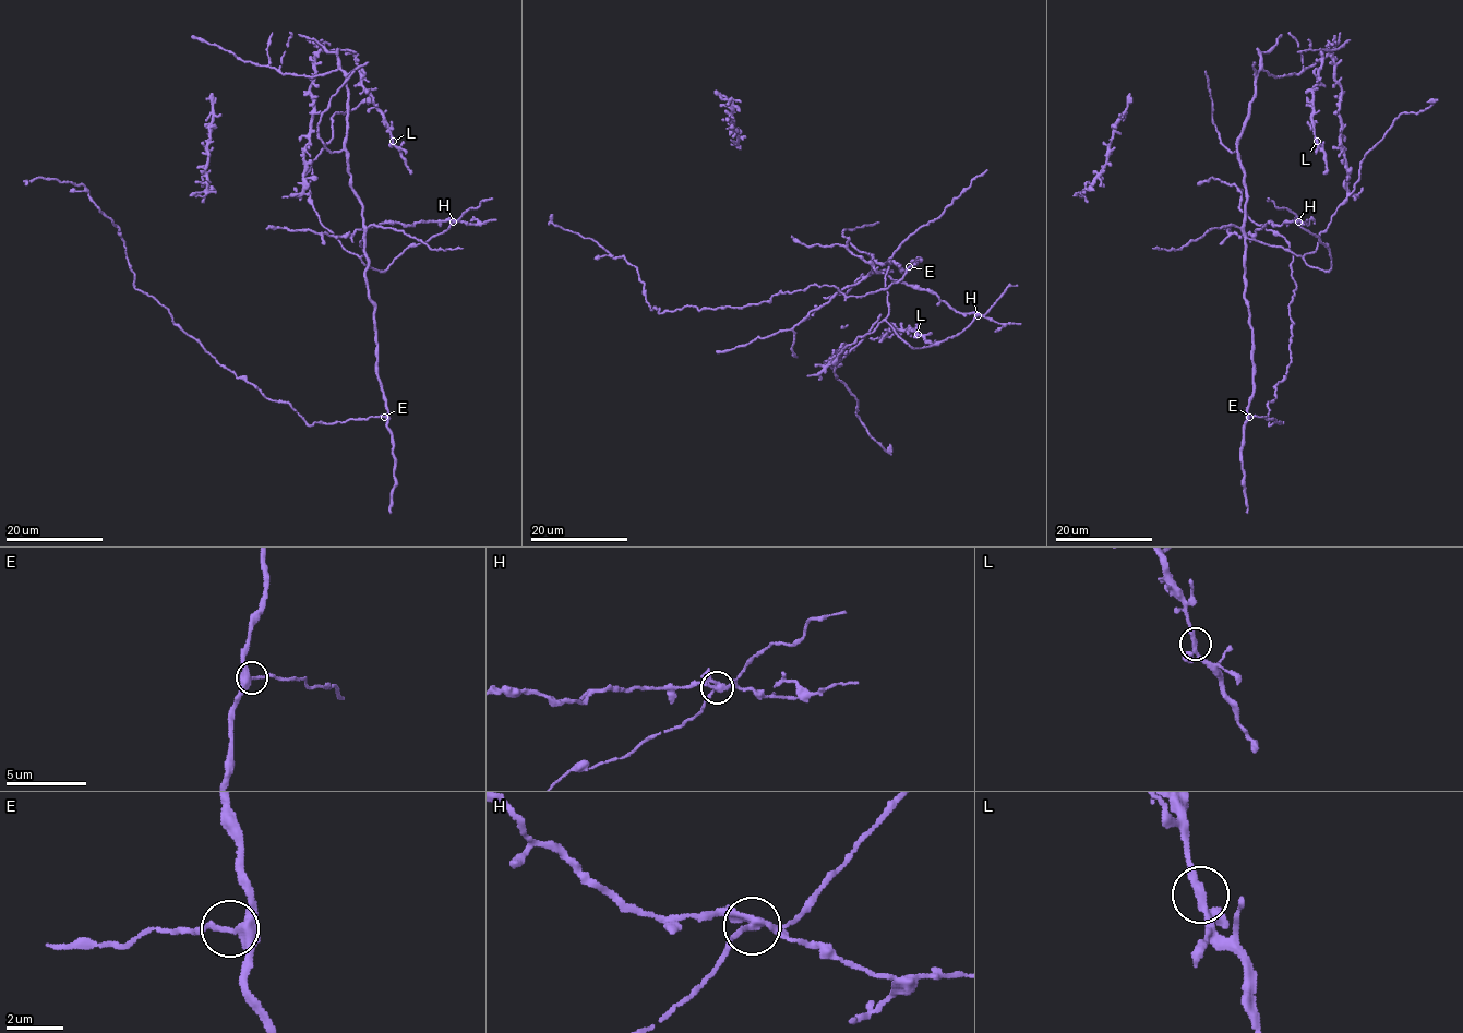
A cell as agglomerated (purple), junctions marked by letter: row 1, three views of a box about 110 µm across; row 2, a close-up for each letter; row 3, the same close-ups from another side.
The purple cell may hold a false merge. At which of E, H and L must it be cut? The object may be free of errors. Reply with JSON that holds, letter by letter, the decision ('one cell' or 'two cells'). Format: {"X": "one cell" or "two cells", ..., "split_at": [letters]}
{"E": "one cell", "H": "two cells", "L": "one cell", "split_at": ["H"]}

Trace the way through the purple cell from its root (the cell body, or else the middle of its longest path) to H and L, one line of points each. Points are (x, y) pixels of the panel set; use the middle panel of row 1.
H: (901, 271), (889, 262), (885, 276), (886, 320), (911, 348), (952, 337), (979, 315)
L: (901, 271), (889, 262), (888, 315), (828, 364), (866, 335), (918, 334)

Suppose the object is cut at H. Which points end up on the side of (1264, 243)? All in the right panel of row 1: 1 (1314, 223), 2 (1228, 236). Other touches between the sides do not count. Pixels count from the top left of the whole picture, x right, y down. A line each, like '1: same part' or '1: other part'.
1: other part
2: other part

